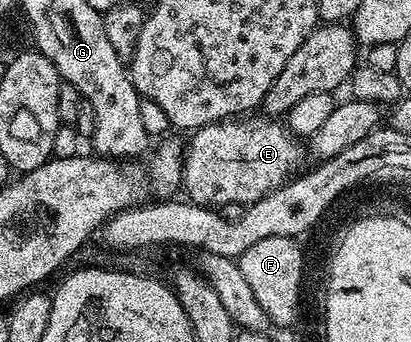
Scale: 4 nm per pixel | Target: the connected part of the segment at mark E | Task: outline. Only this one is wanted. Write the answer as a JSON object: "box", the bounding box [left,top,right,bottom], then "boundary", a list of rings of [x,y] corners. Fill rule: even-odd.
{"box":[182,117,306,208],"boundary":[[[259,117],[248,123],[244,120],[212,122],[189,137],[192,139],[188,146],[186,142],[182,179],[182,190],[188,193],[185,194],[187,201],[209,208],[229,203],[245,207],[283,186],[301,169],[304,154],[306,158],[305,147],[304,150],[300,147],[303,146],[301,139],[283,121]]]}

